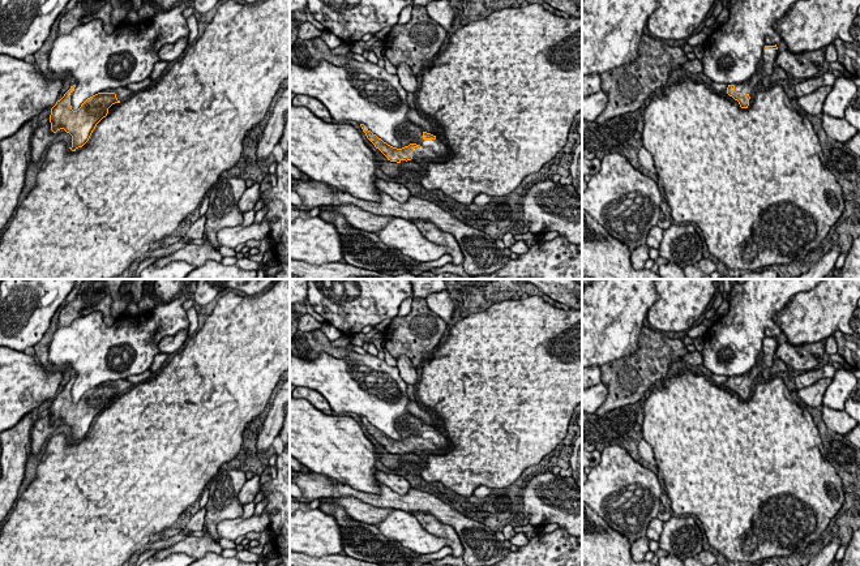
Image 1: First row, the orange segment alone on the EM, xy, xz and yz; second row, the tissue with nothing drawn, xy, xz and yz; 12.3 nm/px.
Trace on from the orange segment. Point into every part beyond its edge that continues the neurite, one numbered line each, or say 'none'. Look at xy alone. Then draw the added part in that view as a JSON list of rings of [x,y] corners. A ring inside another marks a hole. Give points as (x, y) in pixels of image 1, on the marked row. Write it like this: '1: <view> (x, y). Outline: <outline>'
1: xy (122, 93). Outline: [[[116,87],[116,89],[107,89],[102,93],[115,93],[116,98],[117,98],[117,103],[112,104],[108,108],[108,112],[115,110],[120,103],[123,103],[124,100],[127,100],[128,98],[131,98],[133,95],[133,93],[128,89],[128,87]]]

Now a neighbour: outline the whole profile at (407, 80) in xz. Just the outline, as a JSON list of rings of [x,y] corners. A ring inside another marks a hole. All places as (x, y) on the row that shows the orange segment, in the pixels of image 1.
[[[401,63],[397,65],[397,76],[399,78],[401,86],[407,93],[418,91],[416,76],[412,73],[411,68],[407,64]]]

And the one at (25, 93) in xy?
[[[0,53],[0,141],[14,134],[44,108],[52,108],[63,89],[63,80],[46,80],[35,64]]]

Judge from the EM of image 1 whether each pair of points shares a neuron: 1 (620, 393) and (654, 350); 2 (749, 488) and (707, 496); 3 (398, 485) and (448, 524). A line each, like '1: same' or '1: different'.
1: same
2: same
3: different

